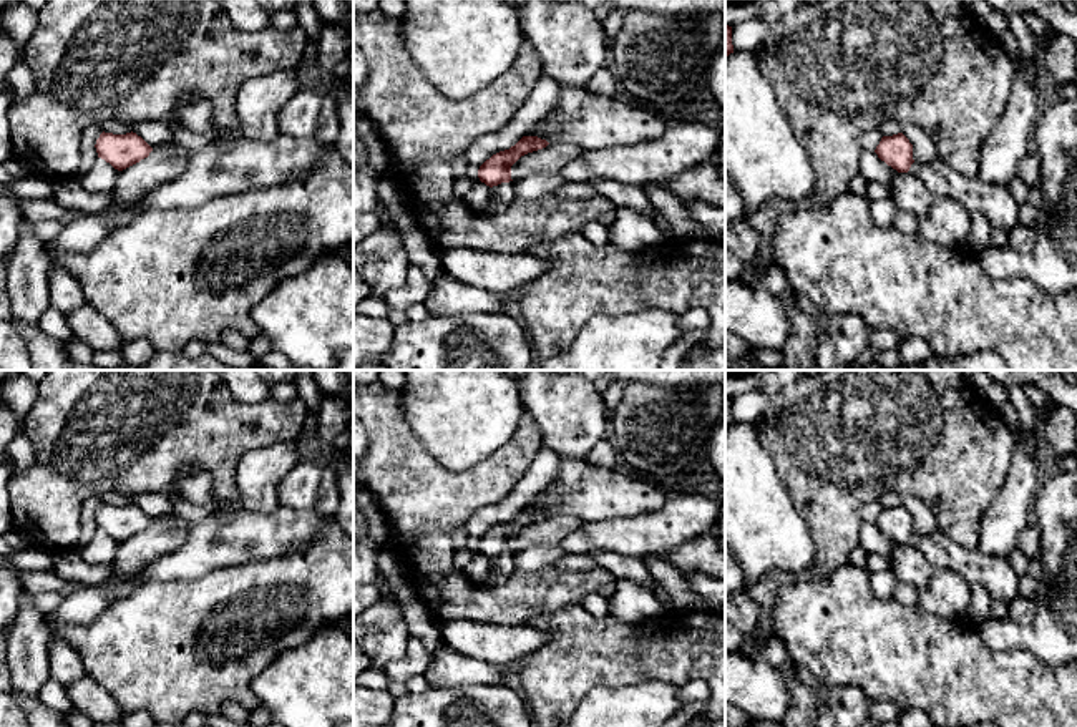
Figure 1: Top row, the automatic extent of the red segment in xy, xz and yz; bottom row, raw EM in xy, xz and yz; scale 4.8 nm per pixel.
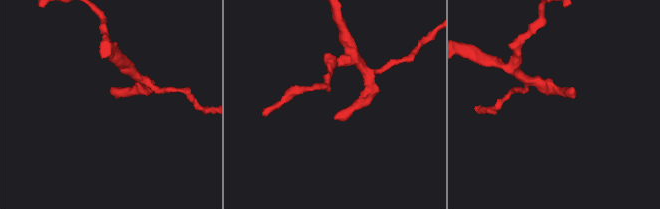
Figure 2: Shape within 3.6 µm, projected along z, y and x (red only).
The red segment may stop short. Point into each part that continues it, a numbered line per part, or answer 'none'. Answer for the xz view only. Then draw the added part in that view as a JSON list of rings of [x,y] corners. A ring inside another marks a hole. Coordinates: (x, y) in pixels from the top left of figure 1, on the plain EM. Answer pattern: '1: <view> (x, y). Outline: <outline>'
1: xz (503, 566). Outline: [[[513,553],[493,558],[491,566],[493,566],[491,574],[480,583],[485,588],[496,588],[513,574],[513,571],[516,569]]]

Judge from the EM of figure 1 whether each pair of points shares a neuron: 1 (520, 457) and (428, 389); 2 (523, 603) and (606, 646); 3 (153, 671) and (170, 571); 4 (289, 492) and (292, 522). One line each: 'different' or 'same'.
1: different
2: different
3: different
4: different

